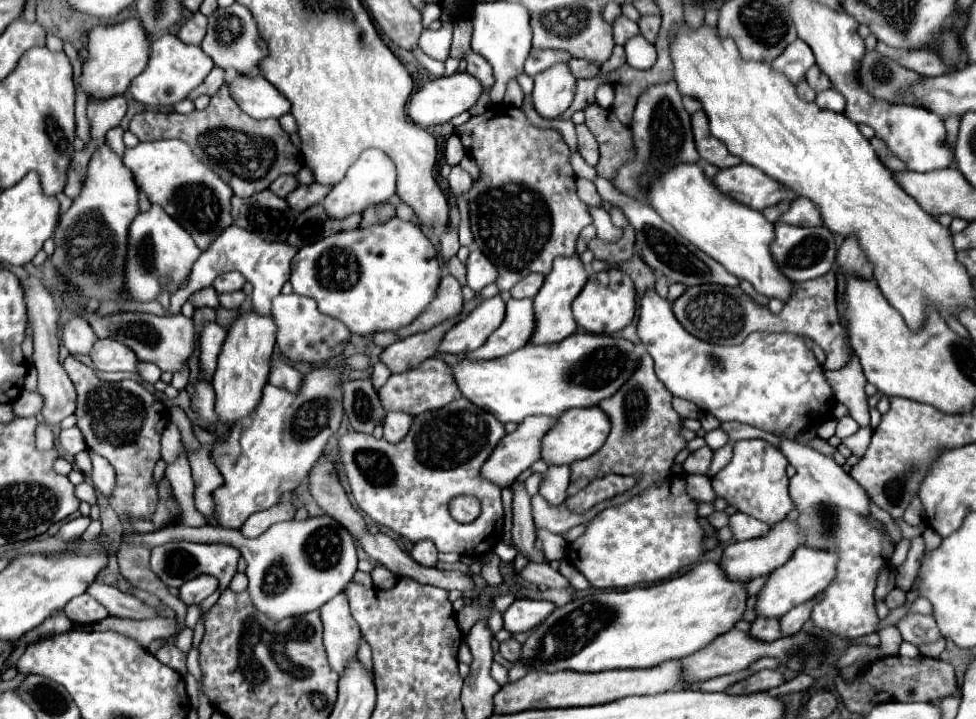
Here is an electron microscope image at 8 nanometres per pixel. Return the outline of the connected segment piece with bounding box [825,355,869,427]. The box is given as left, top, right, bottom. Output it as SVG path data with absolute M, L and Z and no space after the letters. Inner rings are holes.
M853 355L851 361L839 369L839 371L825 371L827 383L835 391L835 399L849 407L849 415L861 425L869 425L869 407L867 407L867 395L863 391L867 379L863 375L863 369L859 367L859 359Z

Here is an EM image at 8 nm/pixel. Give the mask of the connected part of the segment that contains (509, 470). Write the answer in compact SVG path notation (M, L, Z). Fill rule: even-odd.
M535 417L535 419L525 419L513 433L505 435L499 445L495 447L493 455L487 459L487 463L483 465L481 473L485 479L491 479L493 483L499 483L501 487L509 487L513 479L519 477L519 473L523 473L525 469L529 469L535 461L541 459L541 439L547 435L547 431L557 423L557 419L543 419L543 417Z

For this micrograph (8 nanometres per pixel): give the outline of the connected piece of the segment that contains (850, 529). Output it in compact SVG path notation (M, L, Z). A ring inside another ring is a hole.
M785 437L779 443L779 451L797 469L789 493L799 511L797 523L805 533L805 545L839 551L837 577L823 593L823 599L815 605L811 621L821 631L831 631L851 639L873 633L873 589L879 569L889 563L893 555L893 541L865 521L869 515L869 497L863 487L859 487L859 483L855 483L855 479L833 461L833 457Z

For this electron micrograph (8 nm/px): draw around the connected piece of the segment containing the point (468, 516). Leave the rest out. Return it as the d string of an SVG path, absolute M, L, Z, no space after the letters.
M457 495L449 503L449 513L459 523L471 523L473 519L479 517L481 503L471 495Z

